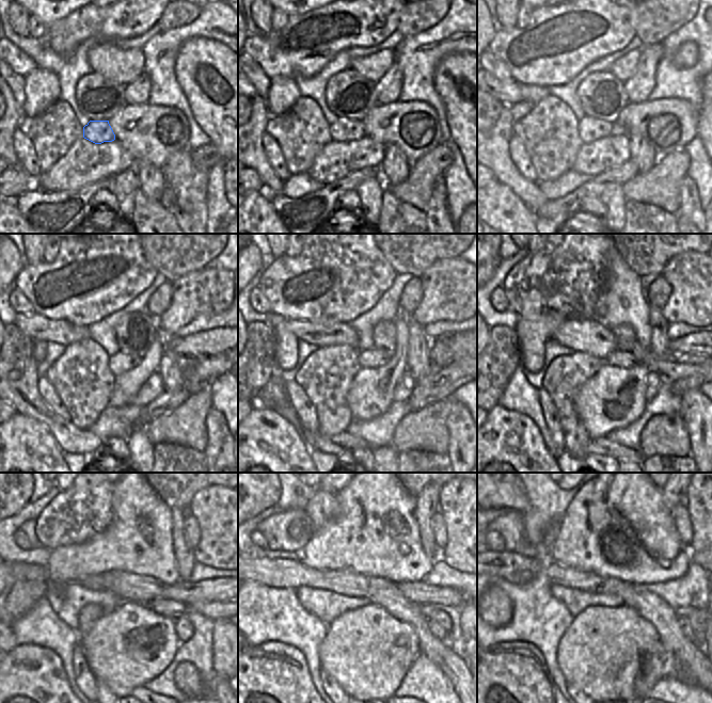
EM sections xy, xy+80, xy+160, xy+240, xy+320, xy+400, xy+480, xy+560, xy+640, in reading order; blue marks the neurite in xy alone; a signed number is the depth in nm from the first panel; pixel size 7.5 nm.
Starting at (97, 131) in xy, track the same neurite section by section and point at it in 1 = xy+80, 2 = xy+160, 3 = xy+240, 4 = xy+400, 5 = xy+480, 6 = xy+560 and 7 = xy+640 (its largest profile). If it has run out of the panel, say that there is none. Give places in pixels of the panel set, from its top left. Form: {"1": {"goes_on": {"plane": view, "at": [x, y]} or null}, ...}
{"1": {"goes_on": {"plane": "xy+80", "at": [344, 129]}}, "2": {"goes_on": {"plane": "xy+160", "at": [589, 128]}}, "3": {"goes_on": {"plane": "xy+240", "at": [120, 363]}}, "4": {"goes_on": {"plane": "xy+400", "at": [619, 358]}}, "5": {"goes_on": {"plane": "xy+480", "at": [174, 609]}}, "6": {"goes_on": {"plane": "xy+560", "at": [443, 619]}}, "7": {"goes_on": {"plane": "xy+640", "at": [694, 624]}}}

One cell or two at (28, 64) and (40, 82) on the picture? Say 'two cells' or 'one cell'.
two cells

